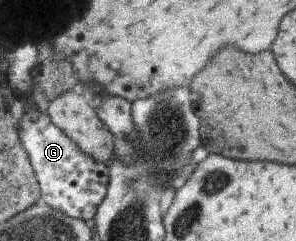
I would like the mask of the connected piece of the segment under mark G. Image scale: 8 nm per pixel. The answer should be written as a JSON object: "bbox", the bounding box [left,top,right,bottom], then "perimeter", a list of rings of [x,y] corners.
{"bbox":[18,97,111,220],"perimeter":[[[31,97],[23,107],[24,114],[18,124],[20,142],[28,152],[28,158],[34,167],[36,178],[40,183],[41,198],[52,208],[66,212],[76,220],[94,220],[99,206],[108,196],[108,186],[111,183],[110,168],[104,162],[88,156],[76,140],[62,128],[58,128],[47,113],[42,113],[33,103]]]}

